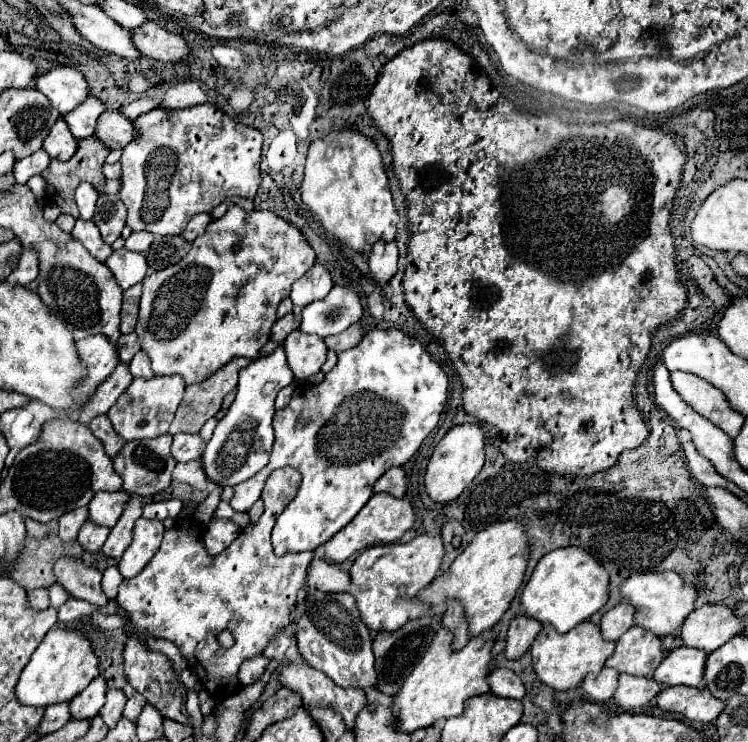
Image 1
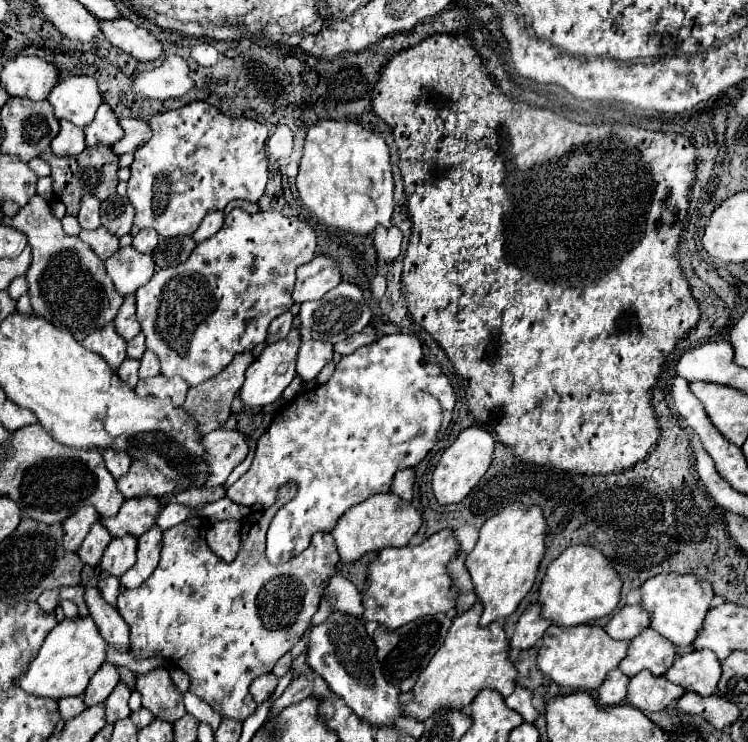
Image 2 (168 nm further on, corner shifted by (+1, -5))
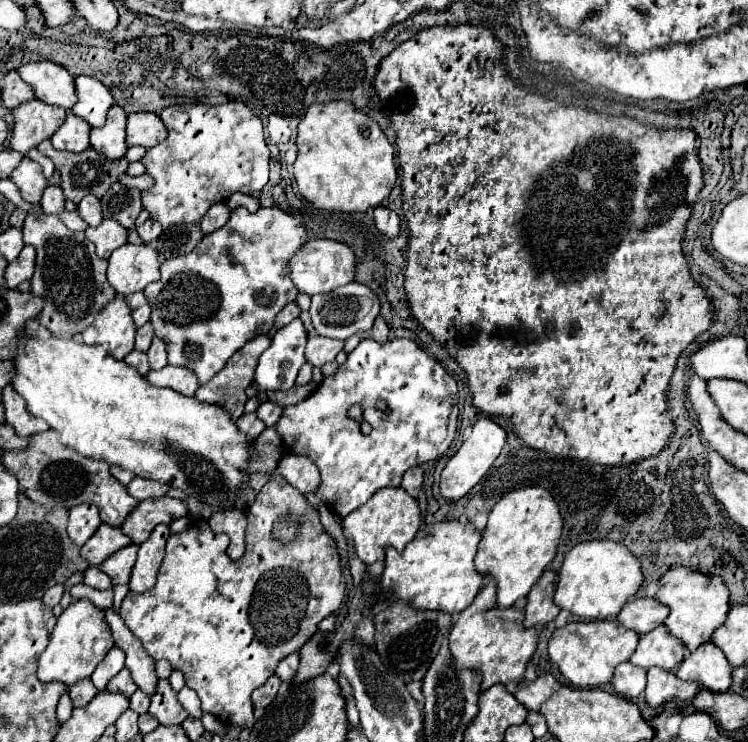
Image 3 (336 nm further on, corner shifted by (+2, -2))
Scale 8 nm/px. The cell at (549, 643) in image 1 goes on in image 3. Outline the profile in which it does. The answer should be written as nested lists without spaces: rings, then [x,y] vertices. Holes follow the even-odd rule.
[[[614,620],[594,622],[570,622],[564,628],[556,628],[548,640],[548,656],[576,688],[598,688],[610,682],[618,664],[626,662],[638,646],[638,634],[618,626]]]

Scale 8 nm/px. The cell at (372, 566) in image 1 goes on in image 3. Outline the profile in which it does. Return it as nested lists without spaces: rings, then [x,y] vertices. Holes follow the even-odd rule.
[[[450,520],[450,522],[440,522],[436,526],[436,532],[420,538],[414,538],[410,544],[406,544],[404,552],[398,552],[396,548],[386,548],[386,560],[384,560],[384,572],[380,578],[380,588],[382,592],[388,594],[388,598],[394,600],[402,600],[410,606],[414,606],[416,610],[442,610],[442,612],[462,612],[466,606],[472,604],[474,596],[478,594],[478,590],[484,584],[484,576],[476,572],[474,568],[474,554],[476,554],[476,546],[480,542],[480,532],[474,530],[472,522],[458,522],[458,520]]]

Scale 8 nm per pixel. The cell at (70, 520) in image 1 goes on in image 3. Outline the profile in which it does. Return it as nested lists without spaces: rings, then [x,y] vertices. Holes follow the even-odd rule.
[[[80,504],[70,510],[70,520],[68,520],[68,536],[76,546],[82,546],[102,524],[98,516],[98,508],[92,504]]]

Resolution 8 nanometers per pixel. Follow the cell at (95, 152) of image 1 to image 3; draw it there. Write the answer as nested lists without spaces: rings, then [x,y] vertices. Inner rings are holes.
[[[44,140],[40,146],[38,146],[38,152],[40,154],[44,154],[44,156],[48,156],[52,162],[54,162],[54,166],[56,166],[56,170],[60,172],[60,188],[64,190],[64,196],[68,198],[68,200],[72,200],[74,204],[78,204],[80,202],[80,198],[84,198],[86,194],[94,194],[96,198],[102,198],[106,192],[108,192],[108,188],[126,172],[126,168],[128,168],[128,160],[126,158],[120,158],[120,160],[108,160],[104,154],[98,154],[98,150],[94,150],[92,146],[88,148],[88,150],[84,150],[84,152],[62,152],[62,150],[56,150],[52,144],[50,144],[50,140]]]

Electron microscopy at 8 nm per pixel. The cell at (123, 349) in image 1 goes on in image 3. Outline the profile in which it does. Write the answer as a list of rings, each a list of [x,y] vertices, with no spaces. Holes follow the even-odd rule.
[[[146,322],[146,326],[142,326],[142,328],[136,330],[136,346],[134,348],[140,350],[140,352],[146,352],[150,348],[150,344],[152,344],[152,338],[154,338],[152,324]]]

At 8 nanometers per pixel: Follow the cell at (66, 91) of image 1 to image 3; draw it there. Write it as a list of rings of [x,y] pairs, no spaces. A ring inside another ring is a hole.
[[[76,76],[74,84],[78,102],[70,108],[70,112],[86,120],[90,126],[102,126],[102,122],[106,122],[108,108],[114,104],[110,90],[92,76]]]

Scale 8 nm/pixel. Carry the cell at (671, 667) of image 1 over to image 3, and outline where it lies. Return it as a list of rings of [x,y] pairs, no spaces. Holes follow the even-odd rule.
[[[712,642],[698,646],[676,670],[680,680],[700,682],[700,686],[712,692],[726,692],[730,688],[730,674],[732,666],[728,664],[722,650]]]

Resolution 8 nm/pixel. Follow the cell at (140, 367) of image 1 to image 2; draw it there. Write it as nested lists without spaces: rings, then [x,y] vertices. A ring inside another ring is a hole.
[[[147,349],[145,355],[143,355],[143,359],[141,359],[139,377],[141,377],[141,379],[145,379],[145,377],[155,377],[155,375],[159,375],[159,369],[161,369],[161,365],[159,365],[157,355]]]

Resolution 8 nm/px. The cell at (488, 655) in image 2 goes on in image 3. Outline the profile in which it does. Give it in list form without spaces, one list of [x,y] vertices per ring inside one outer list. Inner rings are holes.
[[[488,580],[476,594],[474,602],[458,614],[458,620],[450,632],[452,666],[458,670],[478,670],[482,676],[480,690],[488,690],[494,684],[520,684],[524,680],[524,668],[536,648],[538,632],[522,626],[524,612],[516,608],[496,608],[496,584]]]

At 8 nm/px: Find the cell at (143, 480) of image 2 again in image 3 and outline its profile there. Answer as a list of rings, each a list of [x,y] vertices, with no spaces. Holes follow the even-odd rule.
[[[136,476],[128,486],[126,490],[136,498],[136,500],[146,500],[146,498],[160,498],[164,496],[170,486],[166,486],[164,482],[158,482],[158,480],[146,480],[146,478],[140,478]]]

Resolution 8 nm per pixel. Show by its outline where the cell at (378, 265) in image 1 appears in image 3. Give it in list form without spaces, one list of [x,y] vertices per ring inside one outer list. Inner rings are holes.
[[[380,206],[378,210],[374,210],[374,220],[376,220],[376,228],[380,230],[380,234],[388,236],[390,240],[400,234],[400,220],[396,212]]]

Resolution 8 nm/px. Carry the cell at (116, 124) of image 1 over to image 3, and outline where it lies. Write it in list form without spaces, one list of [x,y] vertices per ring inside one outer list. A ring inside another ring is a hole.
[[[152,112],[128,114],[128,126],[126,126],[126,144],[128,146],[152,148],[164,138],[166,138],[166,128],[156,114],[152,114]]]

